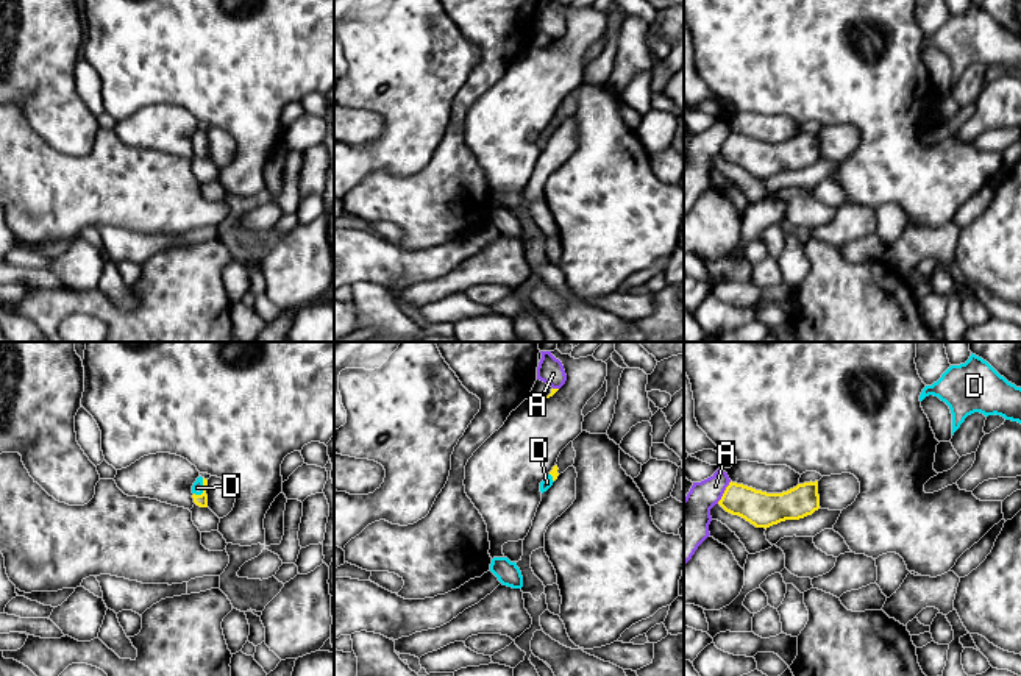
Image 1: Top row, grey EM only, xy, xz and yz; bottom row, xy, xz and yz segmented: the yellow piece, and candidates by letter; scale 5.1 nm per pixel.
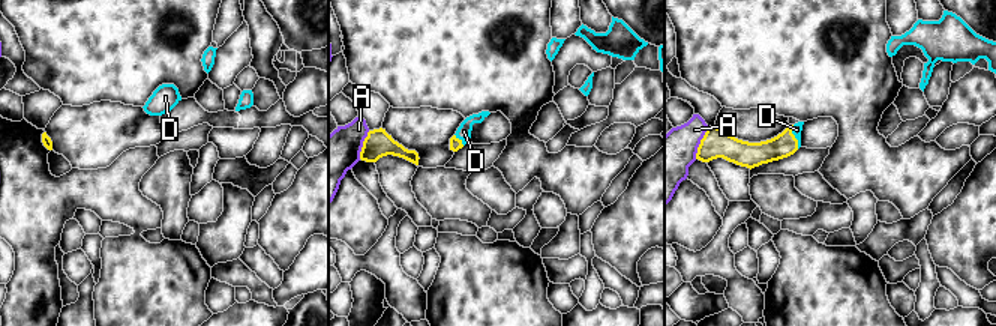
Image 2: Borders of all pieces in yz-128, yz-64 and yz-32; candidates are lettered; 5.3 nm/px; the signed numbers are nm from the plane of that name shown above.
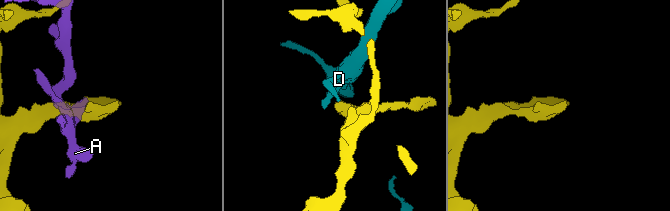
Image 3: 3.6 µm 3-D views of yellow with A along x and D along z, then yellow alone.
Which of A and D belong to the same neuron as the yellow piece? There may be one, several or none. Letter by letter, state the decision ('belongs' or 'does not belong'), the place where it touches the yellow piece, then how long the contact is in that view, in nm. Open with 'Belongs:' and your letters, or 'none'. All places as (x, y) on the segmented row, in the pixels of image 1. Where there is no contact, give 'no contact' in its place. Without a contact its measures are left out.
Belongs: none
A: does not belong; contact yz (725, 492); length 140 nm
D: does not belong; contact xy (203, 489); length 100 nm

